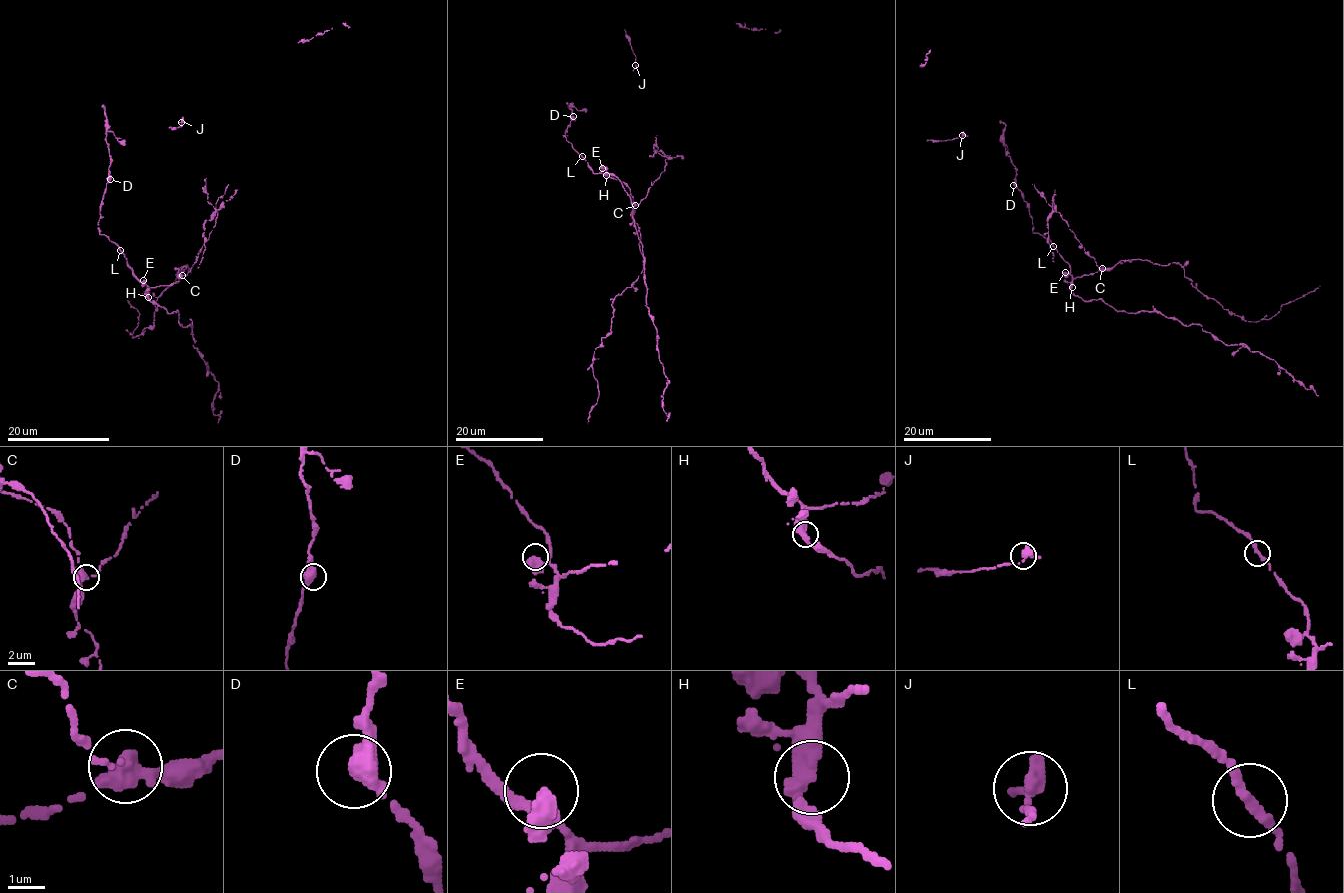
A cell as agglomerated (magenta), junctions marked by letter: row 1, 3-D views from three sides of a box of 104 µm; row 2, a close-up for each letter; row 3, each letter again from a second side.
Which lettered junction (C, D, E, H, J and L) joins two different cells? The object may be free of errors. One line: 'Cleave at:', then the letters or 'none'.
Cleave at: C

